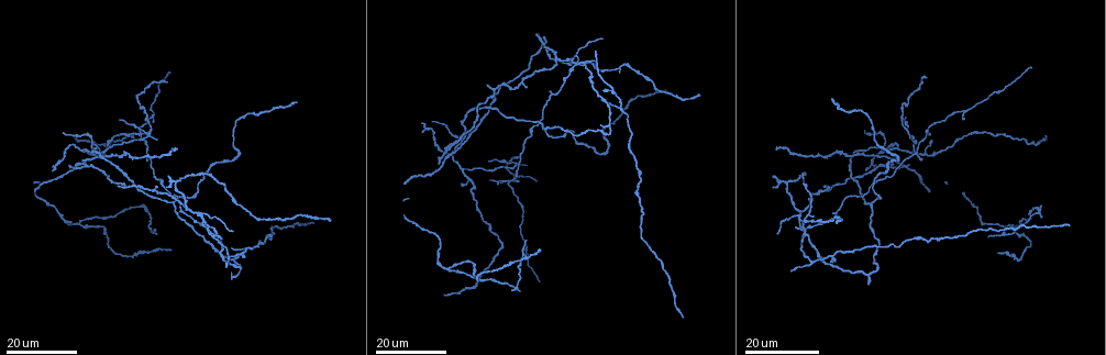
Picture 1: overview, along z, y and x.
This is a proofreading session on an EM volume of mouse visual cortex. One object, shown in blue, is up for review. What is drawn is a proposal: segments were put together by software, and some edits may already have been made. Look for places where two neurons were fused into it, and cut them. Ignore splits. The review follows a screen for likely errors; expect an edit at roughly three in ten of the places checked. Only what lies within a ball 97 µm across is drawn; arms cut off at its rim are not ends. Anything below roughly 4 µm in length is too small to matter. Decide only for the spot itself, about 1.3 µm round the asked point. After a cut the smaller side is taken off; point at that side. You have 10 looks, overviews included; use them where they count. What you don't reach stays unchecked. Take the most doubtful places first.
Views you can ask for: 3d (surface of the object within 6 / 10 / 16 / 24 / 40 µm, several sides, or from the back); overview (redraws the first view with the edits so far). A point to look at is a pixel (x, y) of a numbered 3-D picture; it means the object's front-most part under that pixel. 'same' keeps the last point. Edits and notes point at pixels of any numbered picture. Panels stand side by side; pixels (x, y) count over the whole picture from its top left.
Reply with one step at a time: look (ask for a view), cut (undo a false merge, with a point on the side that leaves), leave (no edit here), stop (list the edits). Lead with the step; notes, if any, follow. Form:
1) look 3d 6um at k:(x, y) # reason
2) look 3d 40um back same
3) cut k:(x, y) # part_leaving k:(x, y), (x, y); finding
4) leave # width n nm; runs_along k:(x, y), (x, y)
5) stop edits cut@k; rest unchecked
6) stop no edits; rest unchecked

look 3d 24um at 1:(198, 211)

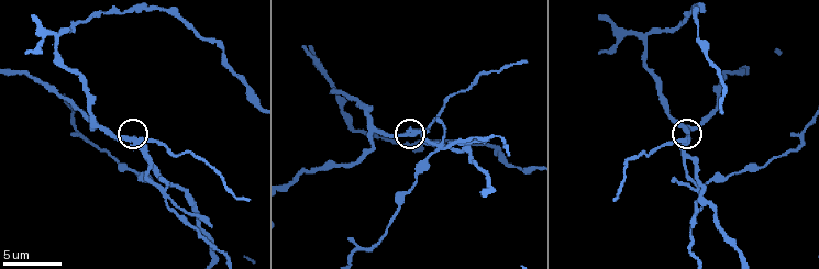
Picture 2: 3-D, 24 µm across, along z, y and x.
look 3d 10um at 2:(142, 139)

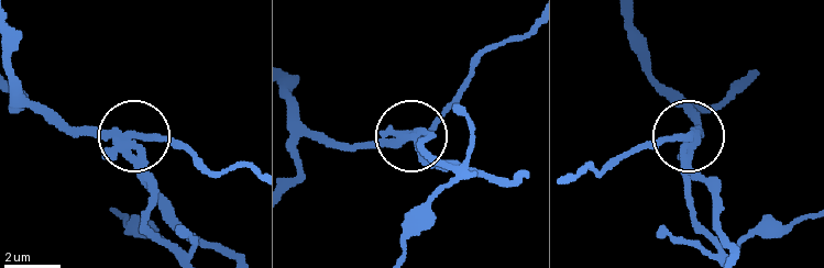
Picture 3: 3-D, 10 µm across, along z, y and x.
cut 3:(152, 190) # side_arm 14 um; arms 4; two neurons meet here

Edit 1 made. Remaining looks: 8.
look overview # see it whole again

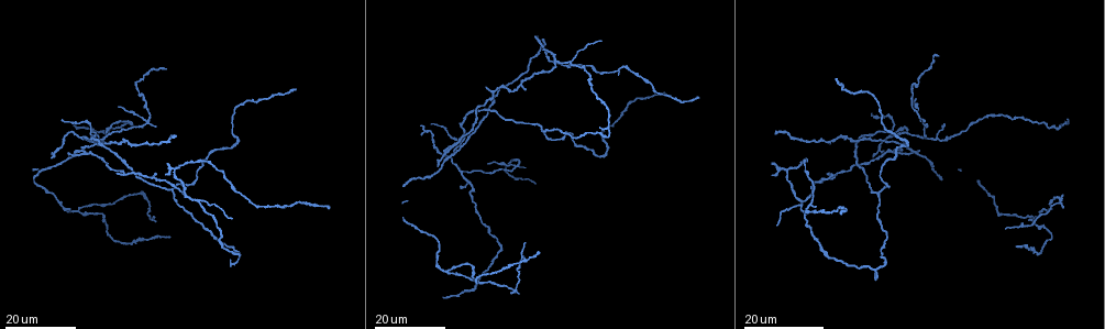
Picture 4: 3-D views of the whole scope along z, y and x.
look 3d 24um at 4:(145, 121) # four arms meet

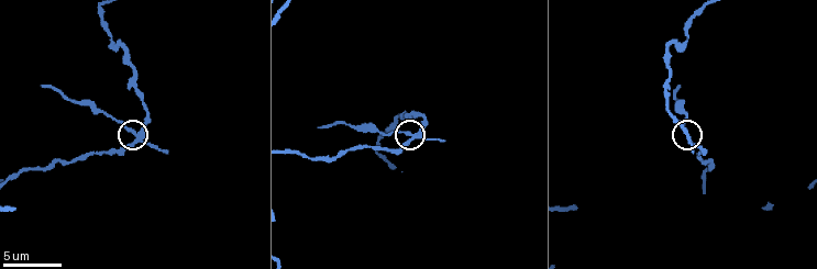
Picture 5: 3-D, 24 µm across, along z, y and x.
look 3d 6um at 5:(413, 134)

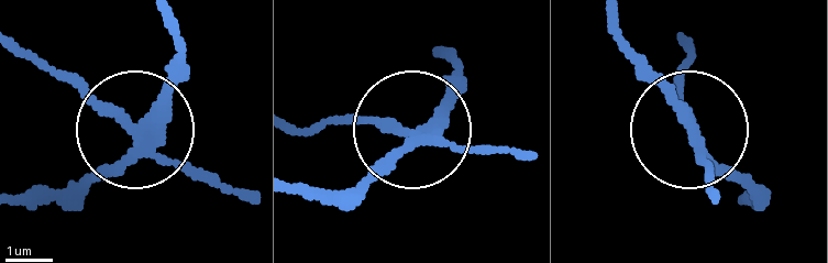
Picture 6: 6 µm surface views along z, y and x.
cut 6:(87, 102) # width 250 nm; part_leaving 6:(133, 138), (19, 51); two neurons meet here

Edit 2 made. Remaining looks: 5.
look overview # see it whole again

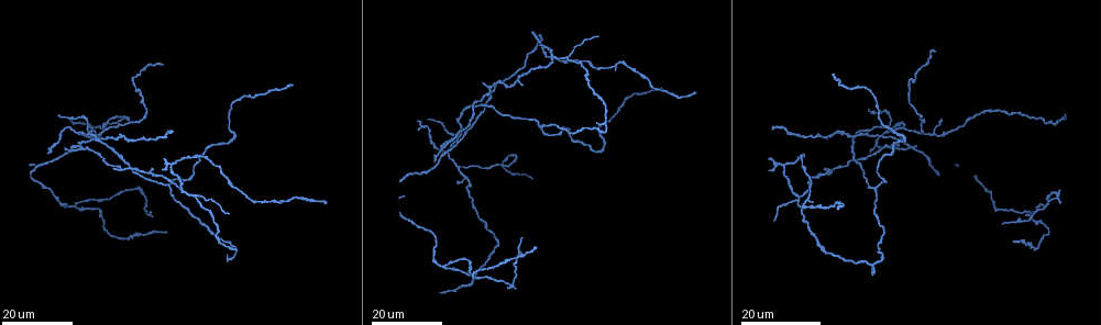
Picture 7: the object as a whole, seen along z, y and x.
look 3d 24um at 7:(934, 131) # small branch off a trunk

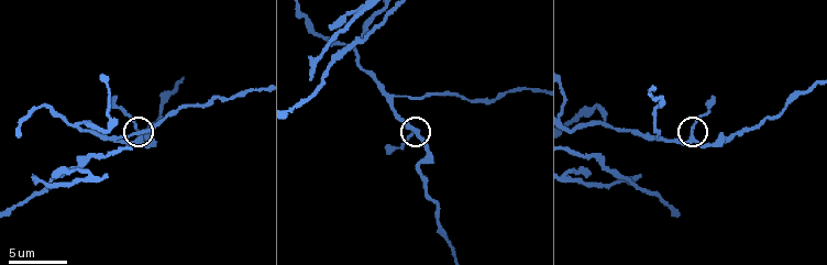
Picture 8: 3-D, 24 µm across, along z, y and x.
look 3d 6um at 8:(691, 134)

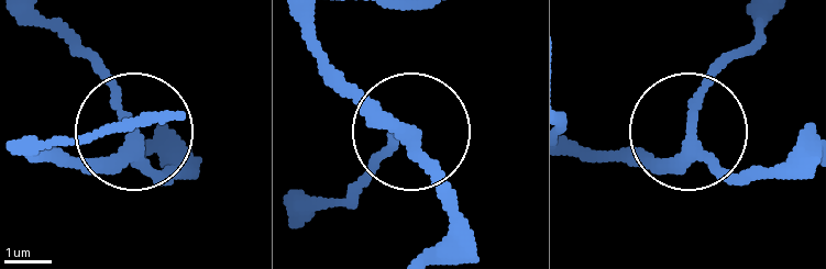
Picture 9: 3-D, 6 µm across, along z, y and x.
leave # arms 3; runs_along 9:(573, 143), (668, 159), (746, 48); all the same neuron

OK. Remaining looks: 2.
look 3d 16um at 7:(512, 285)

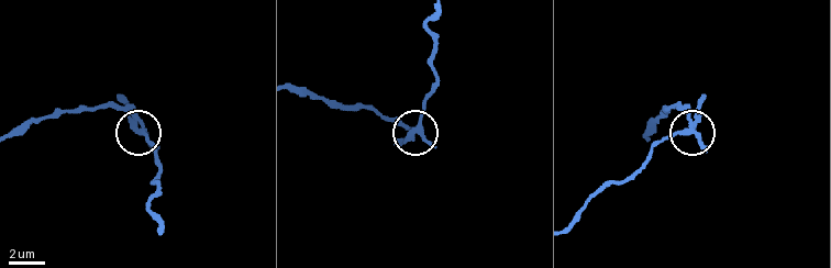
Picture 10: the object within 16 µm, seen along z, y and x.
look 3d 6um at 10:(418, 123)

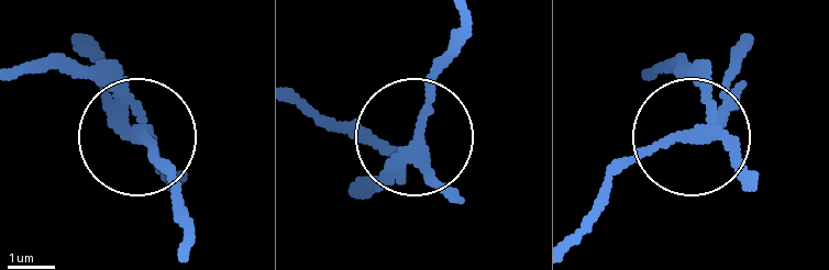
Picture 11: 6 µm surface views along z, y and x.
cut 11:(156, 155) # width 240 nm; part_leaving 11:(413, 153), (452, 26); a second neuron is stuck on

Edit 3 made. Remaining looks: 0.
stop edits cut@3, cut@6, cut@11; rest unchecked

